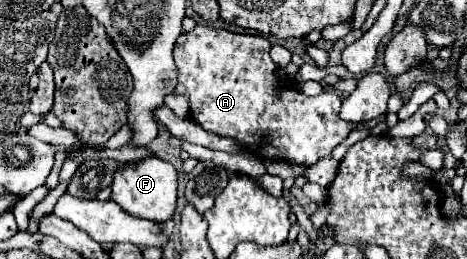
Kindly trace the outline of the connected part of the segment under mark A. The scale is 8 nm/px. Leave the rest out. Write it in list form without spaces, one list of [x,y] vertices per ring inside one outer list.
[[[199,23],[175,43],[179,69],[175,93],[189,95],[189,115],[205,131],[237,139],[255,157],[309,167],[345,141],[353,127],[339,117],[341,97],[337,93],[307,97],[287,83],[281,85],[269,49],[267,37],[237,35]]]

